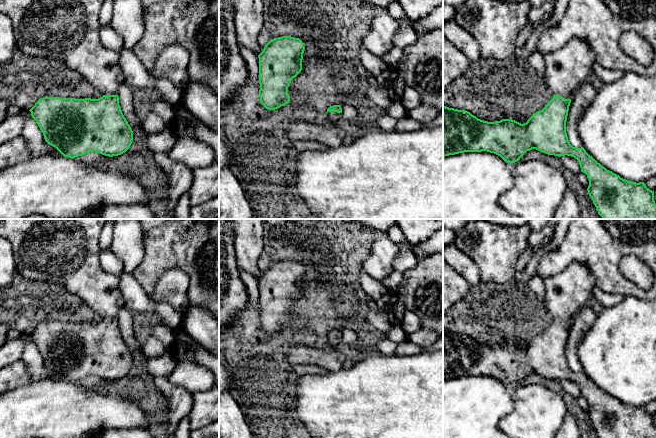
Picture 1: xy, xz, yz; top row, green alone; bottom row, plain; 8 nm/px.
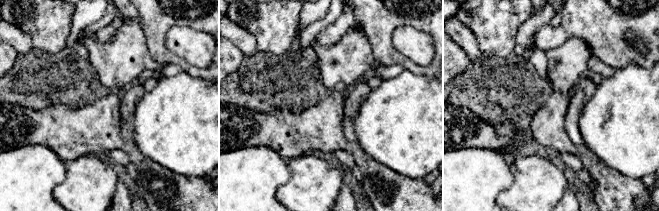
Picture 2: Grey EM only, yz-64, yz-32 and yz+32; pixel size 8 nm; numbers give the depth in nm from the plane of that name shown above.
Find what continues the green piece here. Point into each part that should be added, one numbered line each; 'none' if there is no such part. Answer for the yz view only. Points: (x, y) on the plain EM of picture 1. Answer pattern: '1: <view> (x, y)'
1: yz (565, 293)

